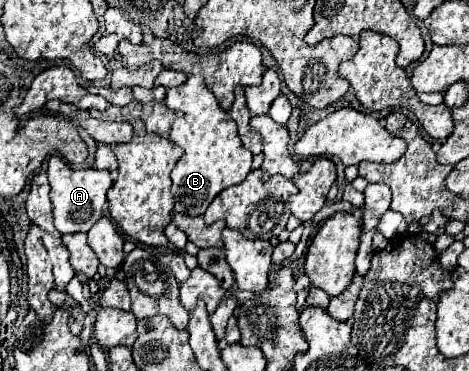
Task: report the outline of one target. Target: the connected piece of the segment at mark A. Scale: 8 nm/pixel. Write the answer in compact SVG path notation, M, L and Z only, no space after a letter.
M52 157L48 163L48 181L50 181L50 197L54 203L54 225L60 233L88 233L88 229L106 215L106 191L112 187L112 177L108 171L98 171L98 169L82 169L82 171L72 171L60 157Z

